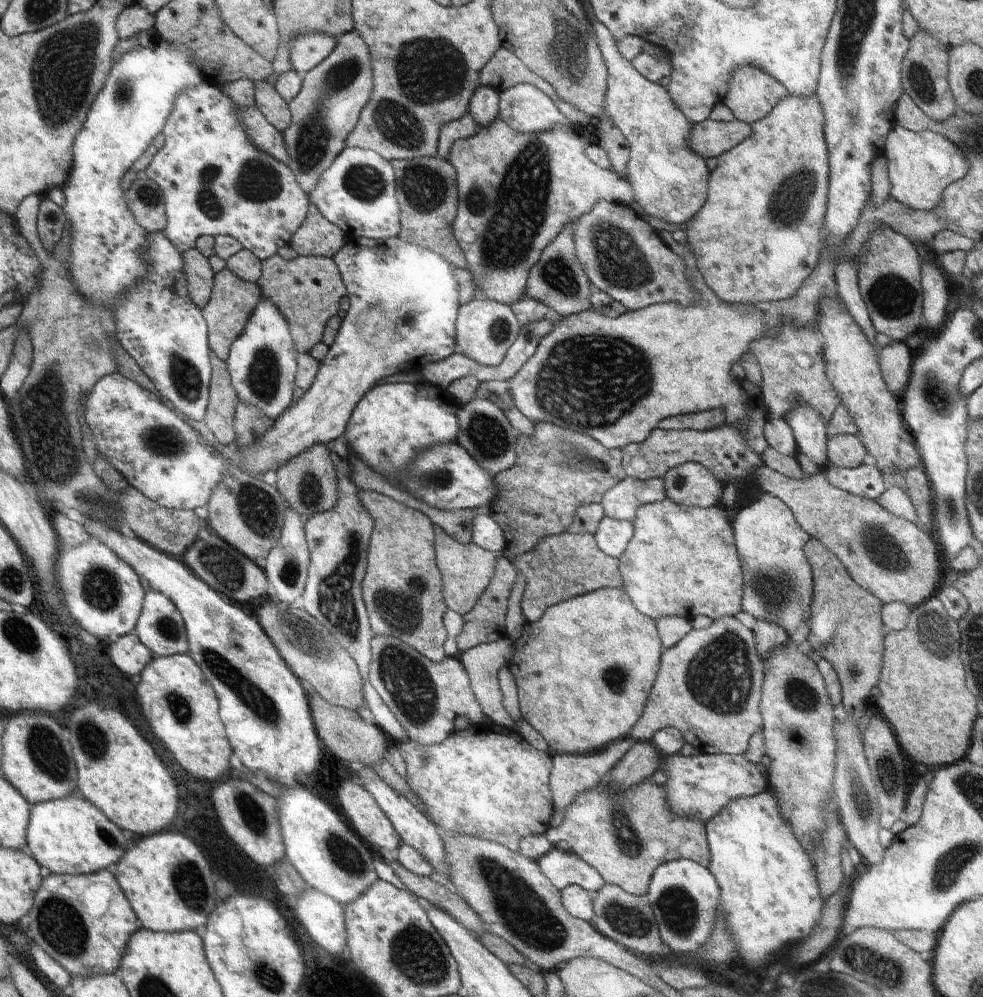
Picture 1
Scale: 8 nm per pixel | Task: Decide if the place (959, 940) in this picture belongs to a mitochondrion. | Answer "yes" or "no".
no

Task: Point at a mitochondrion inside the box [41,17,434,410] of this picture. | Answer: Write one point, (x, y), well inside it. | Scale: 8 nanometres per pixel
(313, 137)

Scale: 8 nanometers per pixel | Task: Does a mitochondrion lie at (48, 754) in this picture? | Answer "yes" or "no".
yes

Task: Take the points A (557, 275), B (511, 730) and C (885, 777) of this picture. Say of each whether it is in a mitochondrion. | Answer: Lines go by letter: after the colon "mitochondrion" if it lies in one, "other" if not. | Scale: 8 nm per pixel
A: mitochondrion
B: other
C: mitochondrion

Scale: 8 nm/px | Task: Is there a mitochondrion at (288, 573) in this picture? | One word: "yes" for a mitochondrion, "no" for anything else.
yes

